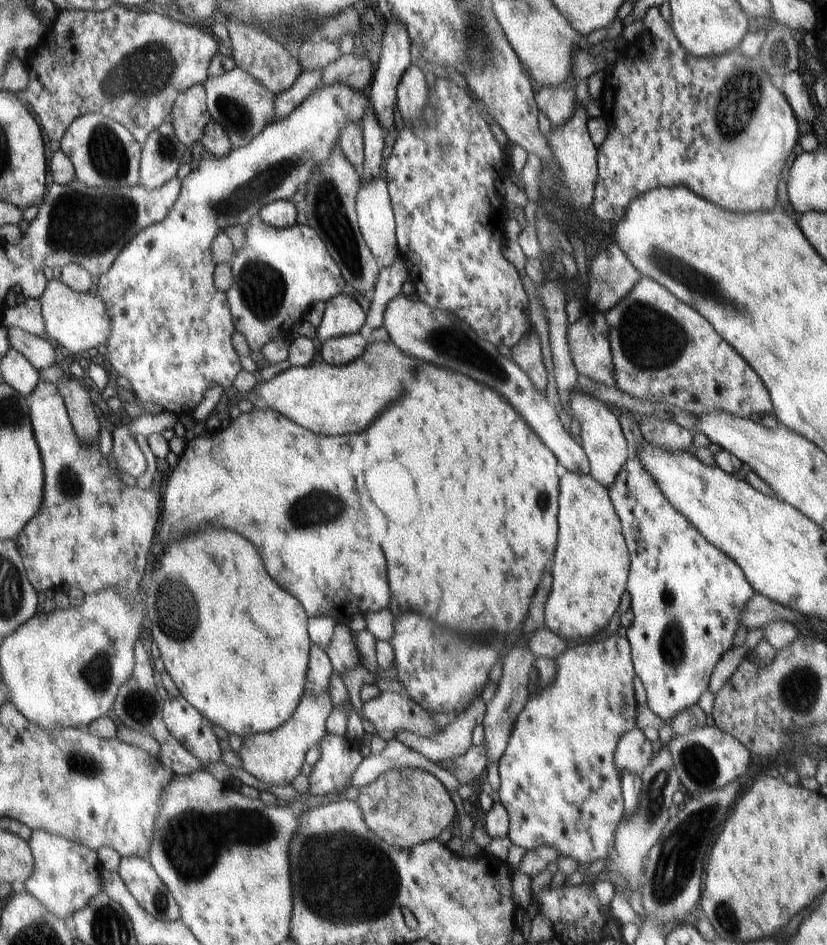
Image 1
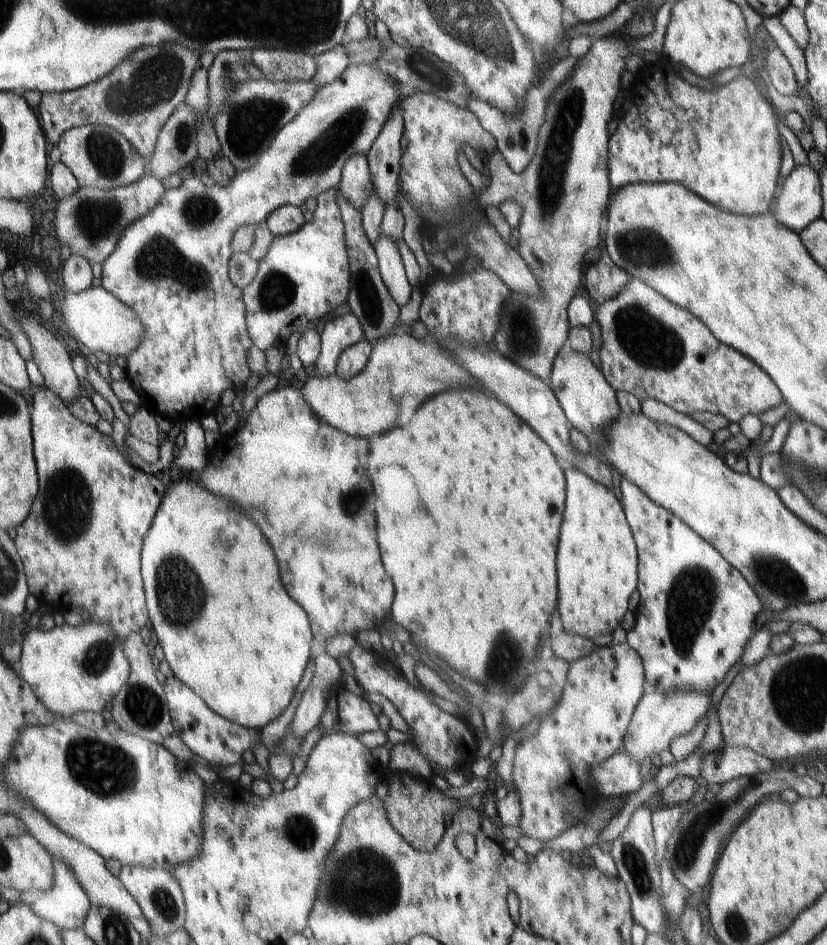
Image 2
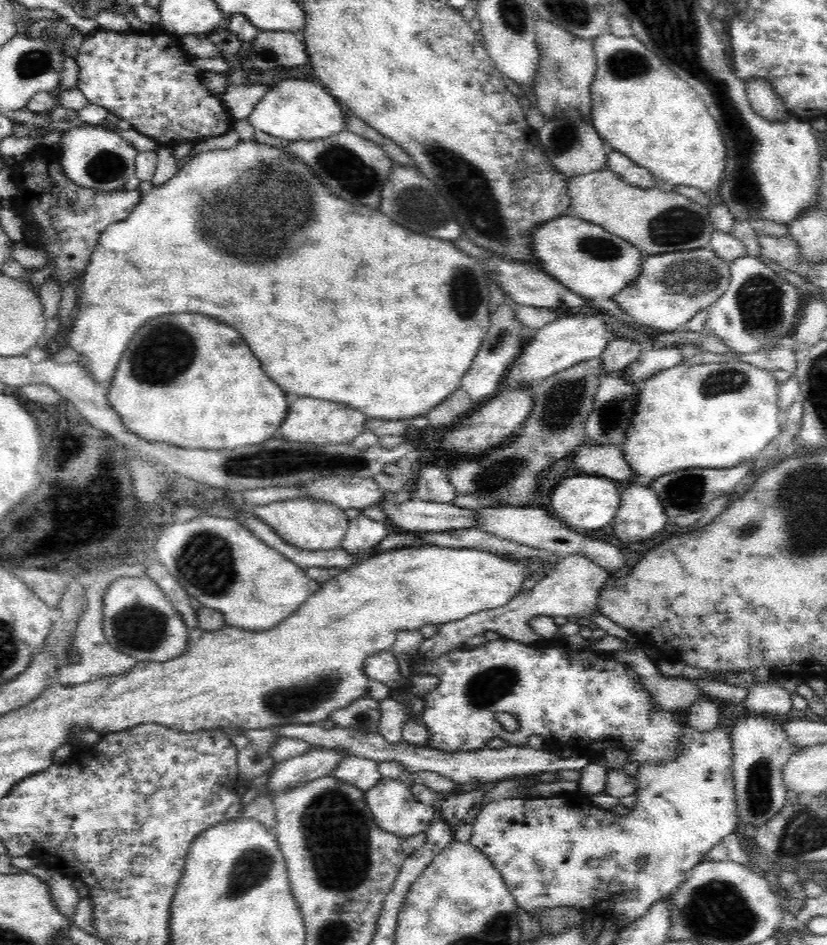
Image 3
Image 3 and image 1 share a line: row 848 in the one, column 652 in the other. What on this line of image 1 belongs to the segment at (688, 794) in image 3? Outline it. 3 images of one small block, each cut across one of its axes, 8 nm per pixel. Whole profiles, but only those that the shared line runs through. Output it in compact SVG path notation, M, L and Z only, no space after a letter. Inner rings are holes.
M632 453L630 458L624 463L624 466L619 470L619 473L616 475L616 480L614 484L608 488L608 492L616 514L621 520L623 535L629 552L630 566L626 588L631 596L630 611L633 613L634 620L625 632L626 638L631 644L633 667L638 678L642 680L644 690L646 690L647 705L650 707L650 710L662 720L668 720L675 714L682 712L686 707L696 705L698 700L700 700L700 696L702 696L706 690L709 690L709 680L713 668L716 668L716 663L722 658L723 654L734 646L734 636L736 636L736 630L738 630L738 626L741 624L741 612L746 608L747 602L754 596L755 590L746 580L742 569L727 554L720 552L719 548L710 544L710 542L696 530L696 527L671 505L671 502L660 490L659 484L656 484L655 479L650 476L650 473L644 468L644 465L634 453Z

